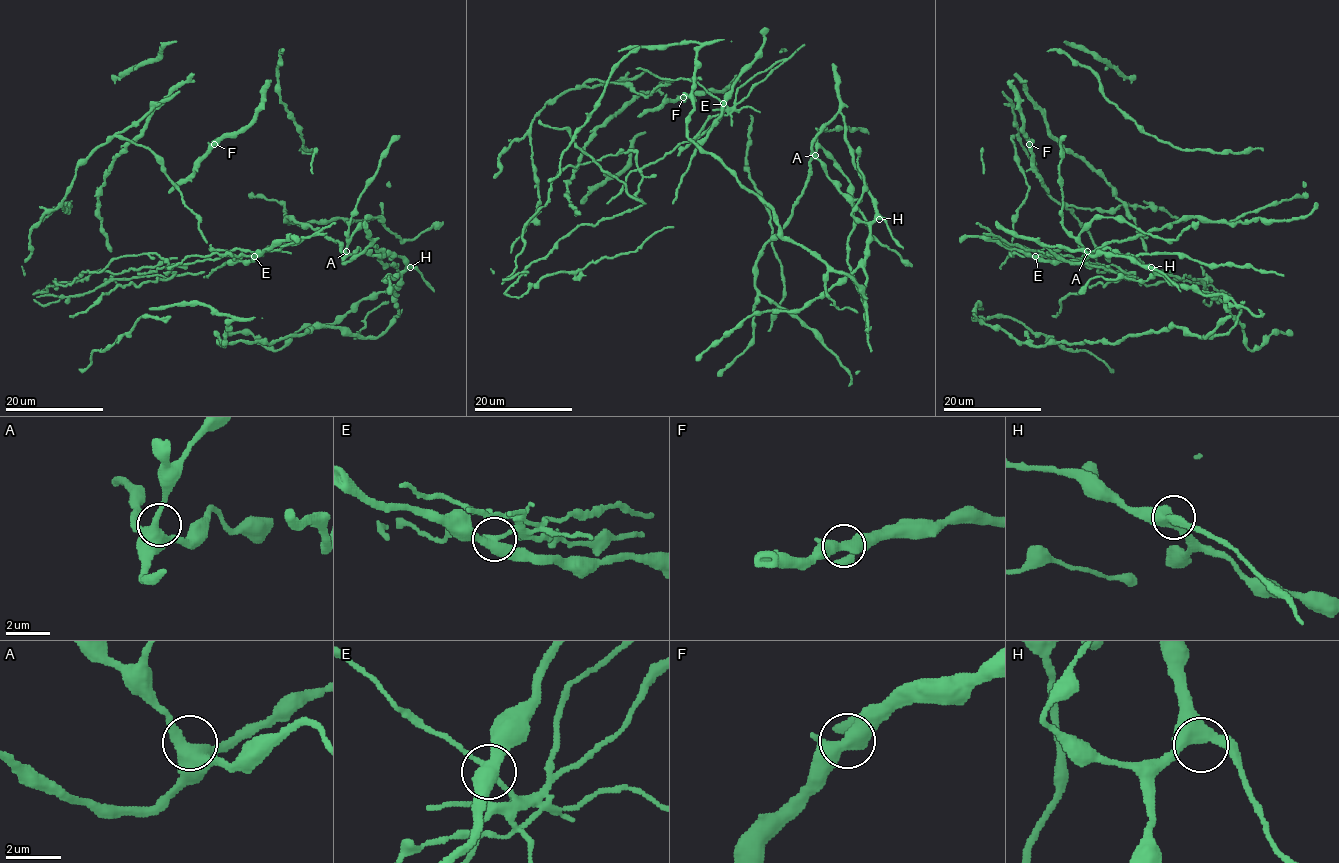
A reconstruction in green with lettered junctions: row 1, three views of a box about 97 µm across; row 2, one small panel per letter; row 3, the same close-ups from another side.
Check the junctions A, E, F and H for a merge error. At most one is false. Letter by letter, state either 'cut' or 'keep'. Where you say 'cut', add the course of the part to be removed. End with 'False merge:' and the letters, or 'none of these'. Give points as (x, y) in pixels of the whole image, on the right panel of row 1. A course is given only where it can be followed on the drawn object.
A: keep
E: cut; course (1035, 256), (1100, 264), (1083, 263), (1084, 253), (1098, 272), (1228, 295), (1158, 272)
F: keep
H: keep
False merge: E

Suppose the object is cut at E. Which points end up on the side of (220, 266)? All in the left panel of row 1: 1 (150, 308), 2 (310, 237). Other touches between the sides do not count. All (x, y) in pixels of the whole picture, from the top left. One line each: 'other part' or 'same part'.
1: same part
2: other part

